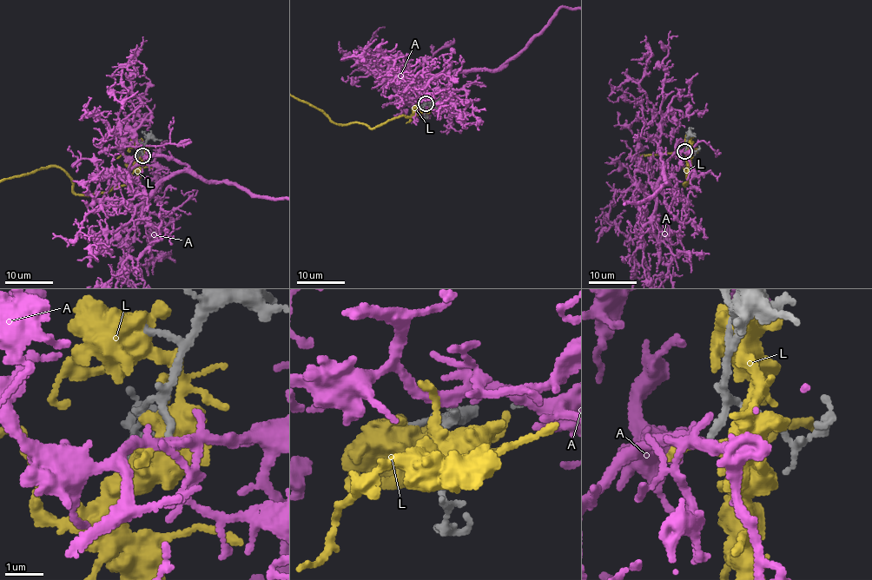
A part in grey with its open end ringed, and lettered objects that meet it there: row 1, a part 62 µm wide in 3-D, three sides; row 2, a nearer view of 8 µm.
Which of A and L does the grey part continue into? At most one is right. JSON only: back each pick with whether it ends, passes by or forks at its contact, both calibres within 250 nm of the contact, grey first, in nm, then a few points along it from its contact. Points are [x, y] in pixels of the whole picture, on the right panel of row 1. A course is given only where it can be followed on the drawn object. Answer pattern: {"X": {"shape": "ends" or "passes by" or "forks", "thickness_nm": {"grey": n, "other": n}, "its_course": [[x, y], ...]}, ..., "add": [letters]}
{"A": {"shape": "forks", "thickness_nm": {"grey": 140, "other": 240}}, "add": ["A"]}

